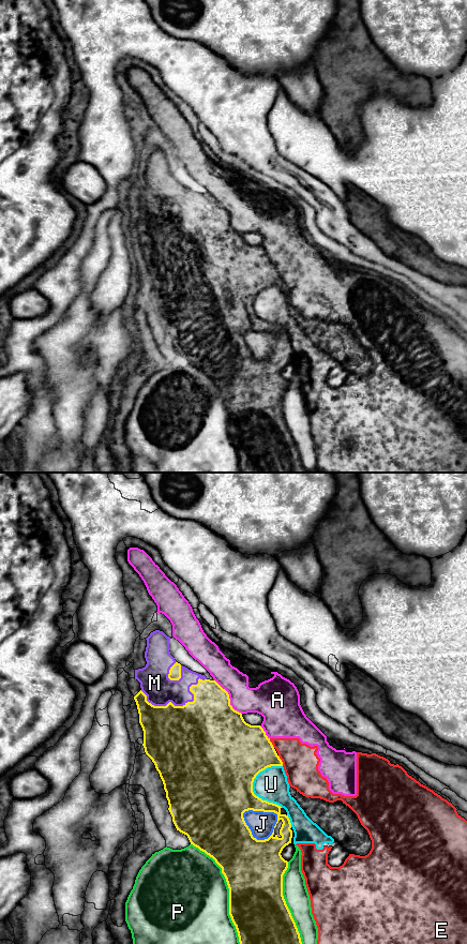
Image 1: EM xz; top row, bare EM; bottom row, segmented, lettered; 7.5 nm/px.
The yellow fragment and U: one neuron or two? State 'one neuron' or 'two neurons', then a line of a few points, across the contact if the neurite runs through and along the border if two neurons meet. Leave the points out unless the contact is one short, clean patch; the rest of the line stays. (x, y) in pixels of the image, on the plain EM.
two neurons

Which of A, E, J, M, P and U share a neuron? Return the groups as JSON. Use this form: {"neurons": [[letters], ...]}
{"neurons": [["A", "E", "J", "U"], ["M"], ["P"]]}

